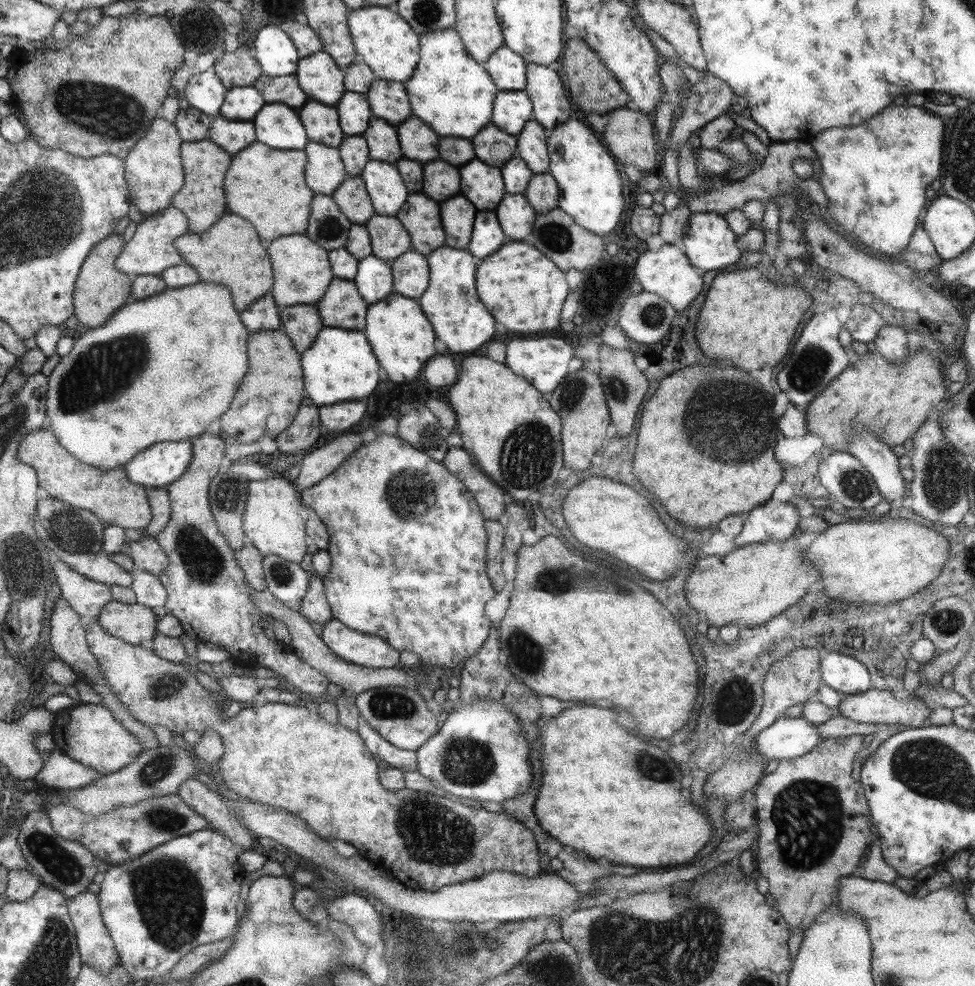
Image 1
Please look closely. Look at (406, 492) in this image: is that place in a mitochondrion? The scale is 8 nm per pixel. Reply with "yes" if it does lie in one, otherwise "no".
yes

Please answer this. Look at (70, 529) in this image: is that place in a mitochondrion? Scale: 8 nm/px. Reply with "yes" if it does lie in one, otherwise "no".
yes

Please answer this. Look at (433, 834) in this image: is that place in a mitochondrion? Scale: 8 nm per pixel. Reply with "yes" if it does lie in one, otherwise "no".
yes

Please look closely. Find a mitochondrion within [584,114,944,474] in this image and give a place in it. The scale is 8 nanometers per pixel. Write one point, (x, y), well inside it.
(736, 424)

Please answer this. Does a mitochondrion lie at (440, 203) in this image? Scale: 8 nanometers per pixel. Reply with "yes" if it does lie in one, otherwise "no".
no

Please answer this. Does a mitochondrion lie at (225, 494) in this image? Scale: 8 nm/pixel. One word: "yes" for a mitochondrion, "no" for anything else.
yes

